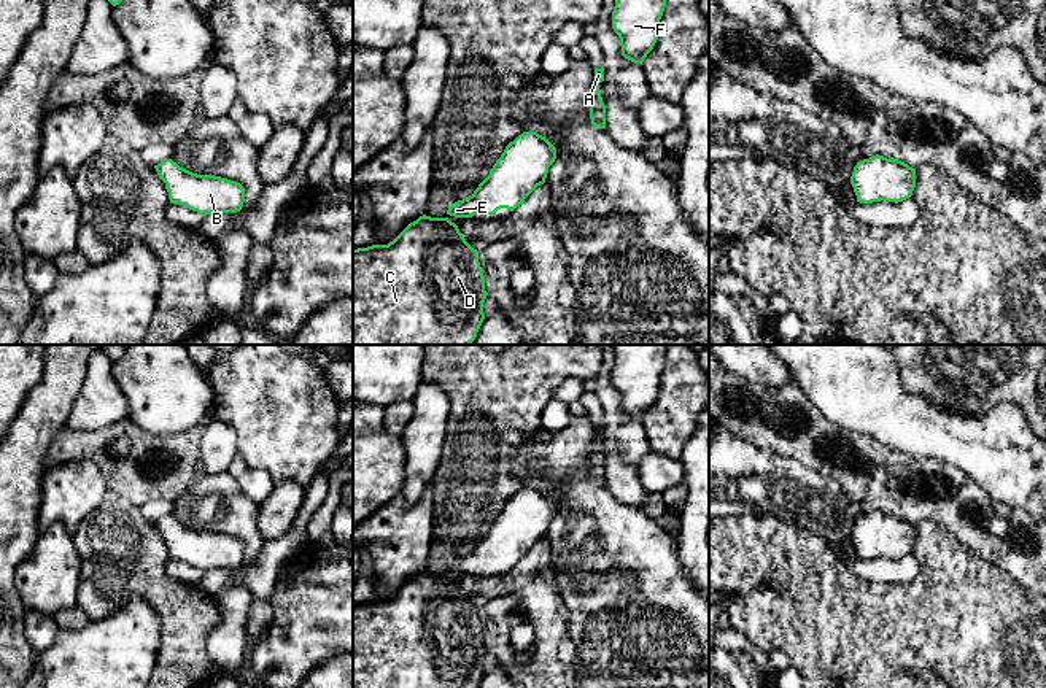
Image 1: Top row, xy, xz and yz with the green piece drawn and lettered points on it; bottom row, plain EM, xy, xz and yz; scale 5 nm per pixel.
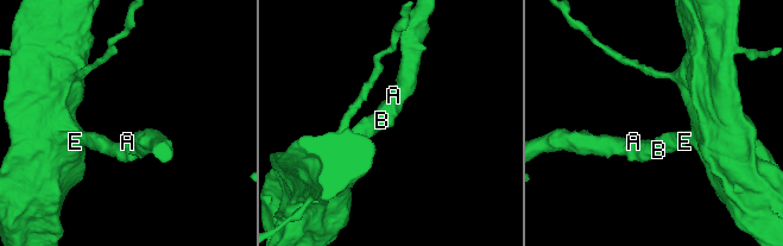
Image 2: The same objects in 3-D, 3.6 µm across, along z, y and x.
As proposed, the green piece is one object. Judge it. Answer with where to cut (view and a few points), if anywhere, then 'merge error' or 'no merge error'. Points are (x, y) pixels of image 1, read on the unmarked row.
no cut | no merge error

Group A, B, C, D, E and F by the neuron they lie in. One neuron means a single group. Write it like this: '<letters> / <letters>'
A B C D E F

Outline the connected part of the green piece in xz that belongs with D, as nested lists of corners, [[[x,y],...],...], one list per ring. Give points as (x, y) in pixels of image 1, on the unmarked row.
[[[423,570],[388,601],[353,605],[353,688],[478,688],[486,651],[478,607],[448,574]]]

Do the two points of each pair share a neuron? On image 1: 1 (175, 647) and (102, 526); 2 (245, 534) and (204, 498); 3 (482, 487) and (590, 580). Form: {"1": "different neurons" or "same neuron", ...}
{"1": "same neuron", "2": "same neuron", "3": "different neurons"}

